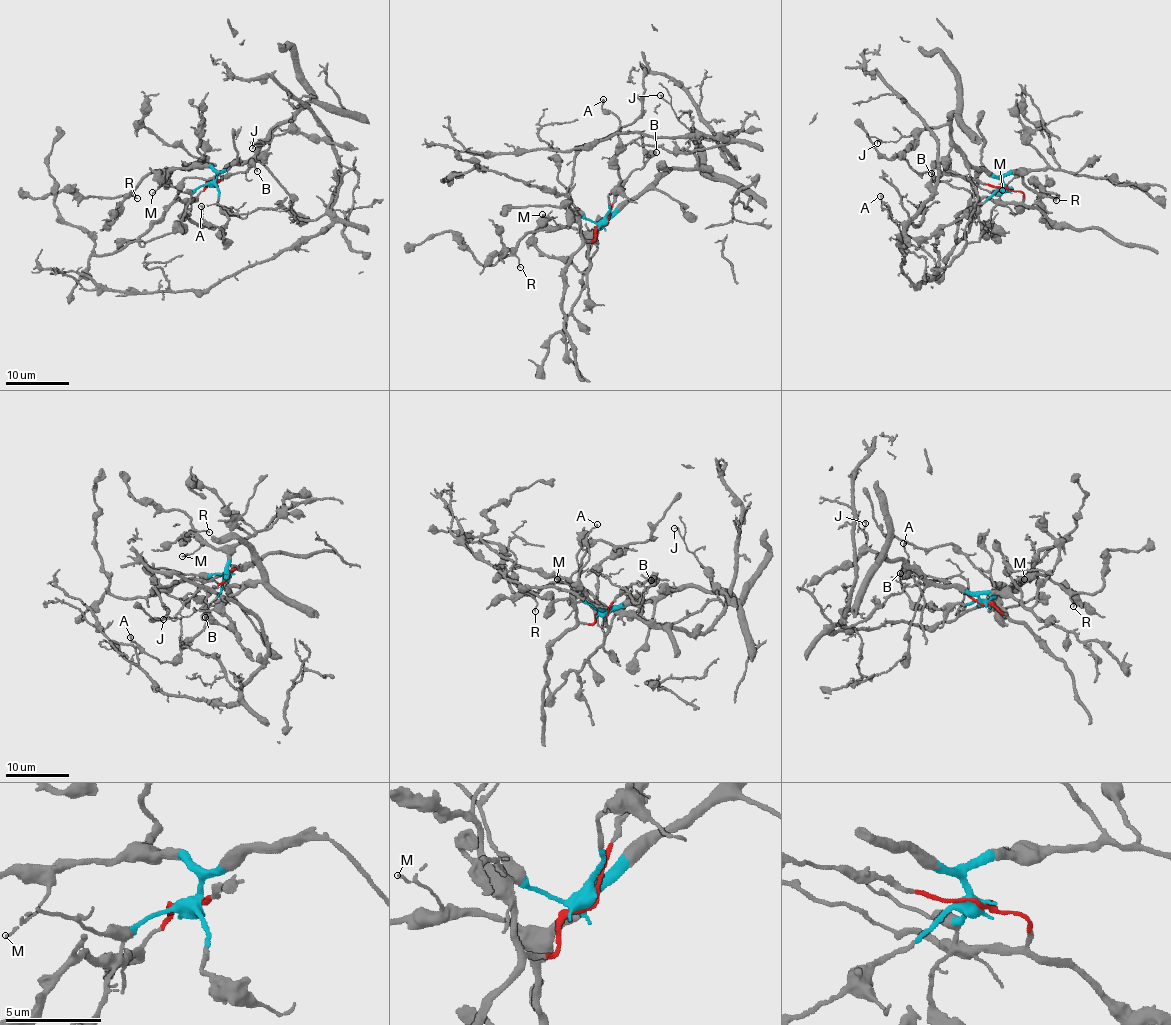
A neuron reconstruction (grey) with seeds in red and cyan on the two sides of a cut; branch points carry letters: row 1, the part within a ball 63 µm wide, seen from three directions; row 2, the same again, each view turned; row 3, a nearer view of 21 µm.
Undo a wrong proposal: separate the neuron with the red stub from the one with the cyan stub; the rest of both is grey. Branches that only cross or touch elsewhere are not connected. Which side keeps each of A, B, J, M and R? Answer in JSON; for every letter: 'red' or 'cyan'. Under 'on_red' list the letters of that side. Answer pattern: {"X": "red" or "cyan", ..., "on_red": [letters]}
{"A": "cyan", "B": "red", "J": "cyan", "M": "cyan", "R": "cyan", "on_red": ["B"]}

